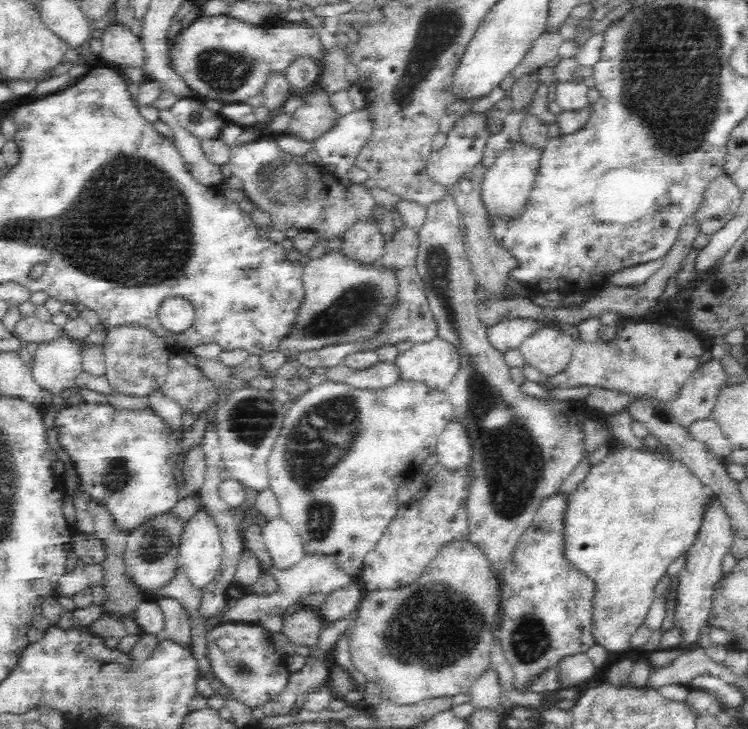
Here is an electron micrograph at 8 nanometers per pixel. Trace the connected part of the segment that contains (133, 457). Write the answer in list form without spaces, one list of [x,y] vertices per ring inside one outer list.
[[[85,403],[60,410],[52,428],[58,445],[73,461],[82,490],[105,508],[120,532],[132,534],[138,526],[168,515],[177,504],[178,488],[170,466],[179,464],[184,449],[151,408],[116,410],[110,404]]]

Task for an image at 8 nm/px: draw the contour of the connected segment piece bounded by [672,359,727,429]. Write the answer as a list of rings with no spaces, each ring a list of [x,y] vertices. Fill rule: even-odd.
[[[712,359],[701,363],[672,401],[673,414],[680,426],[688,429],[694,422],[710,417],[716,394],[726,384],[727,372],[720,362]]]

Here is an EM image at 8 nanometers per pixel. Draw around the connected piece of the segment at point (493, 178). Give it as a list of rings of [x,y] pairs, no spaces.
[[[520,138],[496,155],[494,162],[487,166],[482,184],[484,201],[487,202],[489,215],[519,213],[526,202],[532,181],[538,174],[543,150],[544,146],[532,145]]]

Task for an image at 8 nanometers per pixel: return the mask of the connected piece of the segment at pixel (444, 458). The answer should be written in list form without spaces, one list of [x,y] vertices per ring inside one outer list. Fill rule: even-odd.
[[[450,422],[438,436],[435,452],[442,468],[454,472],[467,467],[471,459],[470,441],[464,429]]]

